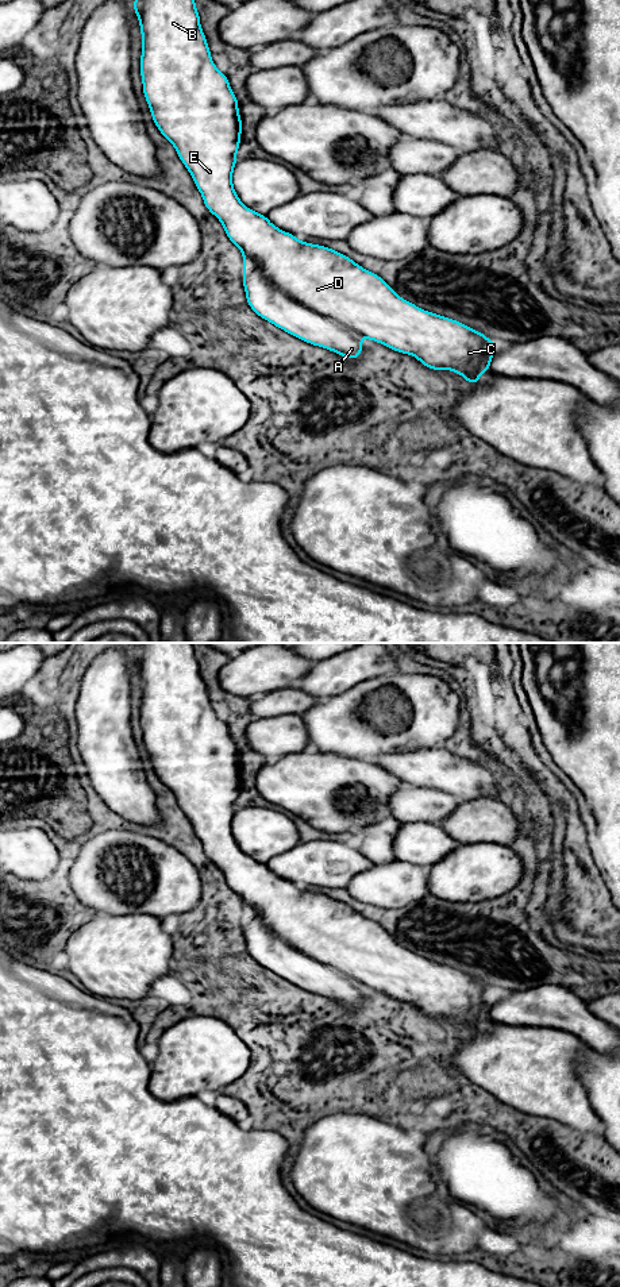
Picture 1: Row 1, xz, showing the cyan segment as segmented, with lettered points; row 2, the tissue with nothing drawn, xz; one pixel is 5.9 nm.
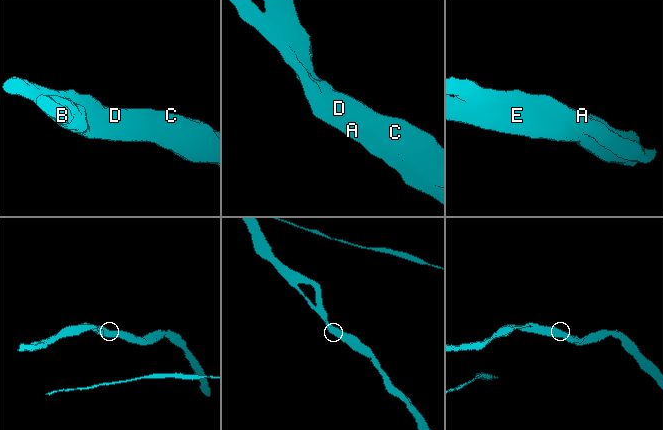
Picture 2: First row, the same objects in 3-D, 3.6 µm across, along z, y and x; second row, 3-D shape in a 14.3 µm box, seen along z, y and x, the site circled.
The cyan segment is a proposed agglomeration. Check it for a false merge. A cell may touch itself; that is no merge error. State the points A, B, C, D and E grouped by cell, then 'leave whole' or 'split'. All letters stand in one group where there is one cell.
A B C D E; leave whole

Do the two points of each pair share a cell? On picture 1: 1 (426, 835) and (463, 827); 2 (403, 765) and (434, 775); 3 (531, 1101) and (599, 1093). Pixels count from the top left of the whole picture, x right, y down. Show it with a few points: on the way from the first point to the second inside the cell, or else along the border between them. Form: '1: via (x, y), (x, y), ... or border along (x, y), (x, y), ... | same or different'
1: border along (438, 824), (458, 844) | different
2: via (411, 766), (426, 767) | same
3: border along (576, 1064), (590, 1108), (603, 1122) | different

